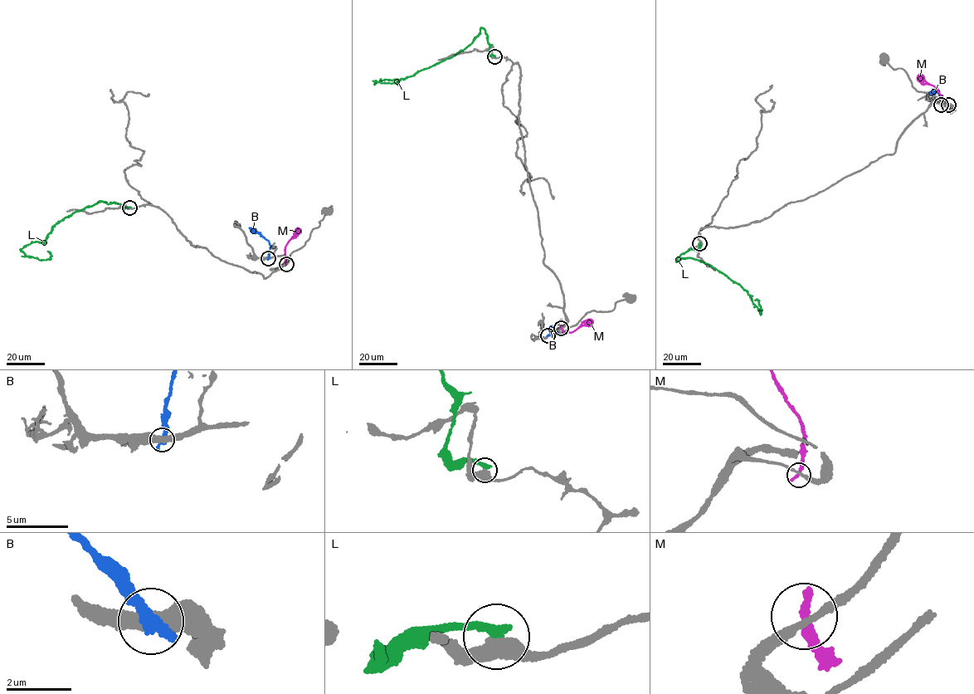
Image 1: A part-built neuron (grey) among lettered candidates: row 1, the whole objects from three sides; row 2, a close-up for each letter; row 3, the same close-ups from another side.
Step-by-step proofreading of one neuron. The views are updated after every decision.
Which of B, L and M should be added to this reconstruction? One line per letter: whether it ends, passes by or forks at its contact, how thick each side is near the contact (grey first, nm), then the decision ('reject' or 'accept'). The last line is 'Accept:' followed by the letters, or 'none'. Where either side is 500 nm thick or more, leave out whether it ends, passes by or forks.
B: it ends; calibres 320 and 360 nm; reject
L: it ends; calibres 420 and 320 nm; reject
M: it ends; calibres 240 and 300 nm; reject
Accept: none

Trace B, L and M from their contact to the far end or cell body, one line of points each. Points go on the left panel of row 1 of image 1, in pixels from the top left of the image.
B: (268, 258), (269, 241), (253, 232), (250, 227)
L: (129, 207), (98, 202), (57, 222), (45, 241), (21, 250), (40, 260), (50, 258), (47, 251)
M: (286, 263), (284, 248), (300, 229)

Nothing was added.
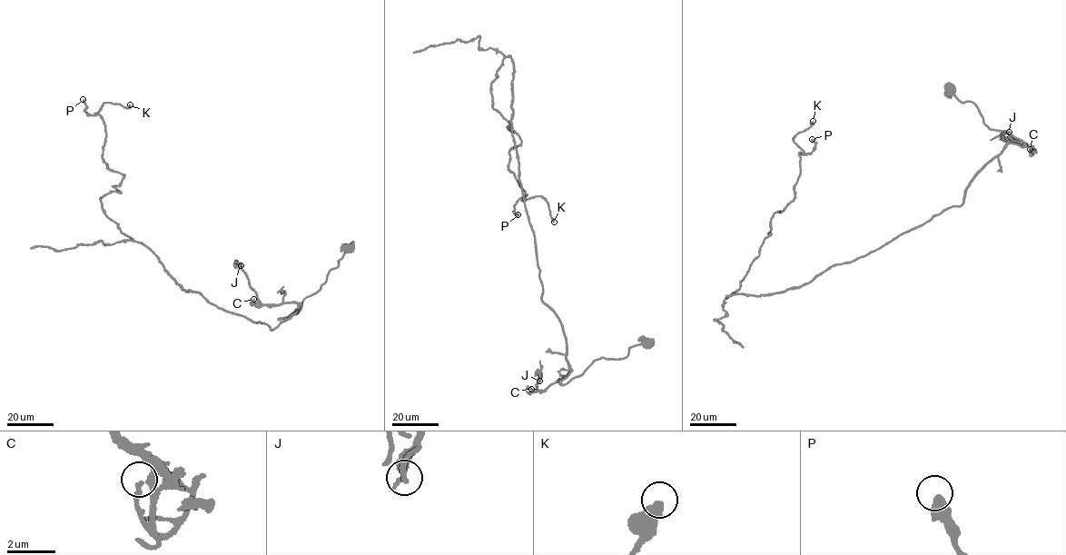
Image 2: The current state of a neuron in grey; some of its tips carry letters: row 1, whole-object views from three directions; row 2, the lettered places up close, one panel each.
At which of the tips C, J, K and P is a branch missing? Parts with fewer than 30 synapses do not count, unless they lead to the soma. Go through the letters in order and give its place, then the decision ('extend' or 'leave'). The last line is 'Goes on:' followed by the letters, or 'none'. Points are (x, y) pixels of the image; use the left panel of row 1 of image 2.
C: place (253, 299); leave
J: place (241, 265); leave
K: place (130, 104); leave
P: place (83, 99); leave
Goes on: none

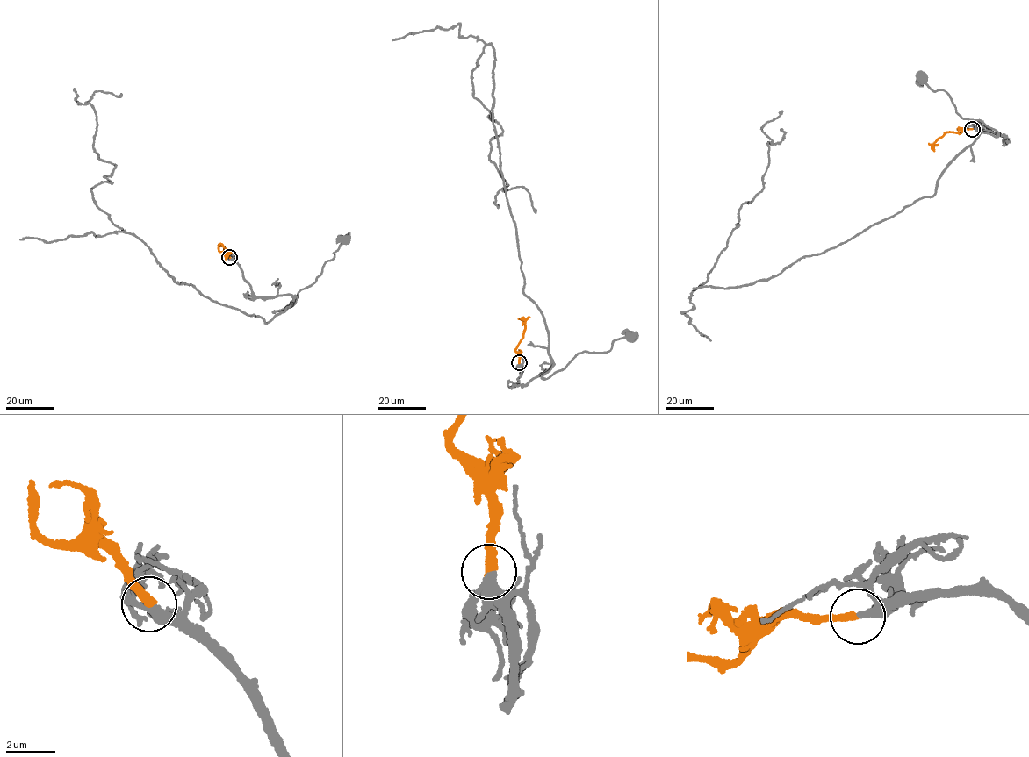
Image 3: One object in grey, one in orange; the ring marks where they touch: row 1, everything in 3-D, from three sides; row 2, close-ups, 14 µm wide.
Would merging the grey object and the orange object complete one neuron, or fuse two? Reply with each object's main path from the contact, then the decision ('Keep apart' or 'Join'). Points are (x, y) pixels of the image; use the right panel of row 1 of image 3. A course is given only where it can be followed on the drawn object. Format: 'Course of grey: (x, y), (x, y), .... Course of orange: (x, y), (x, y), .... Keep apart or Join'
Course of grey: (973, 129), (1006, 138), (980, 132), (996, 136), (961, 117), (923, 77). Course of orange: (972, 129), (962, 130), (958, 133), (946, 132), (935, 142), (934, 151). Join

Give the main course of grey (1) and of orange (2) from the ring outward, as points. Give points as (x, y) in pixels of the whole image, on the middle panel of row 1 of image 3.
1: (519, 363), (518, 386), (552, 363), (543, 377), (564, 368), (579, 353), (607, 352), (615, 340), (631, 338)
2: (519, 362), (515, 348), (522, 338), (524, 324), (520, 318)

